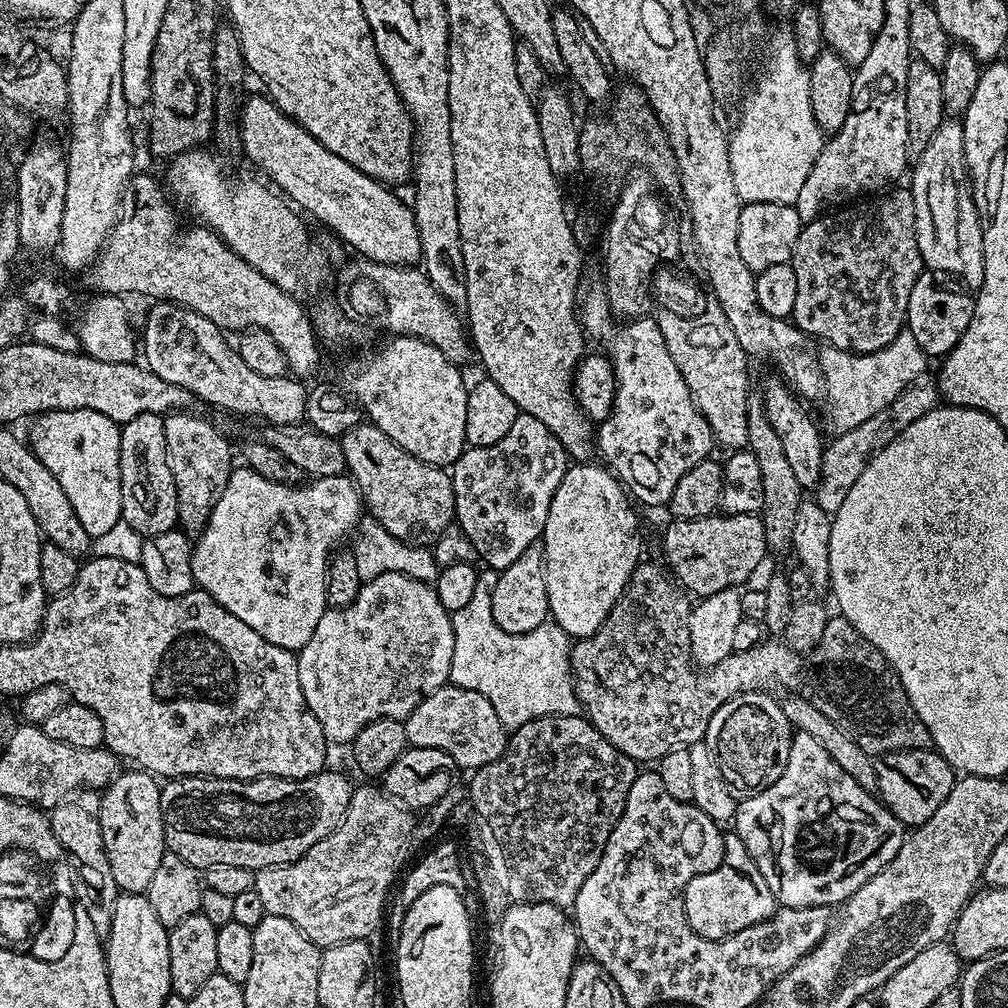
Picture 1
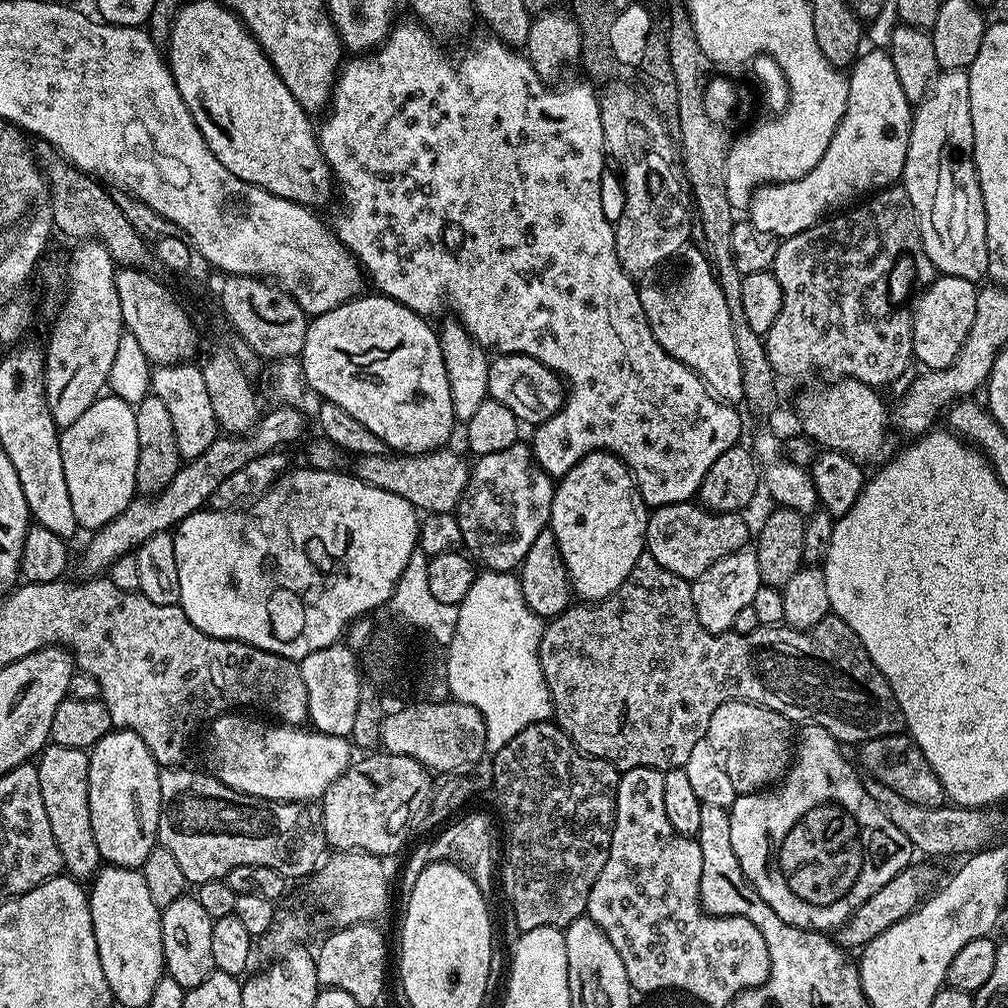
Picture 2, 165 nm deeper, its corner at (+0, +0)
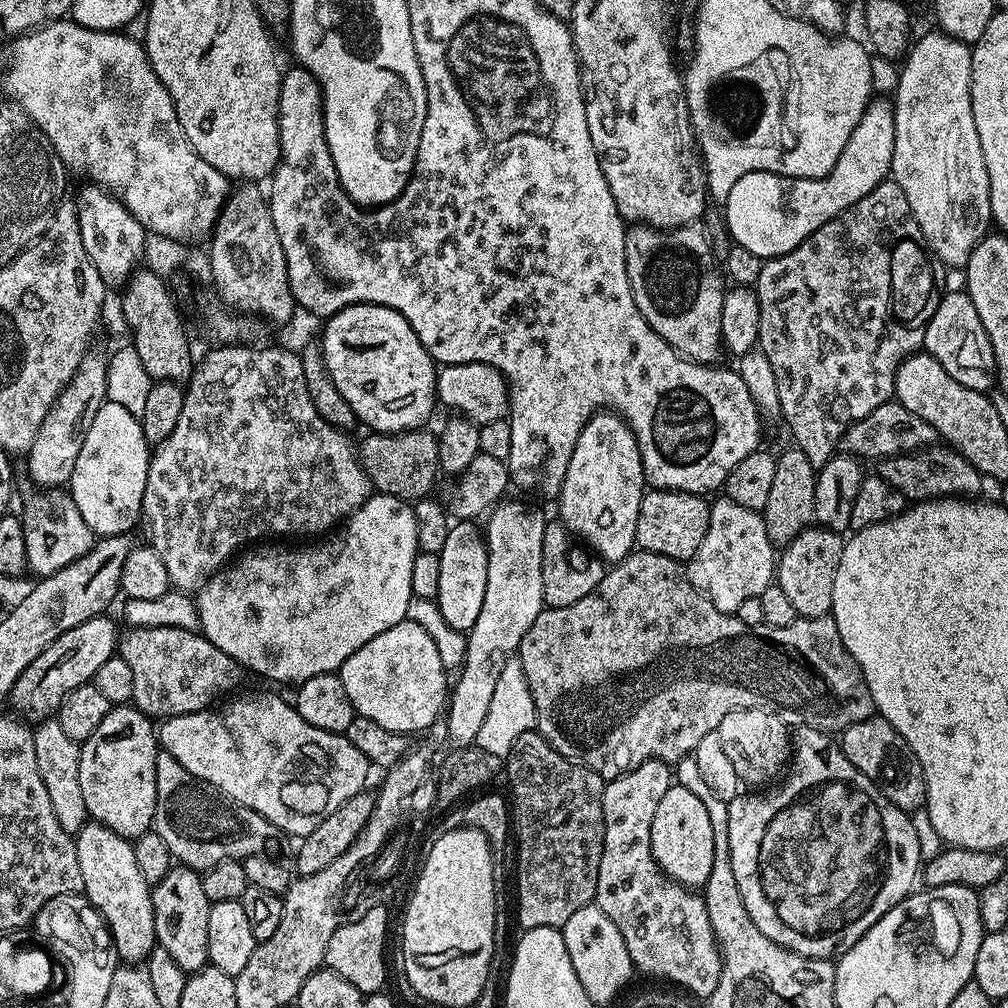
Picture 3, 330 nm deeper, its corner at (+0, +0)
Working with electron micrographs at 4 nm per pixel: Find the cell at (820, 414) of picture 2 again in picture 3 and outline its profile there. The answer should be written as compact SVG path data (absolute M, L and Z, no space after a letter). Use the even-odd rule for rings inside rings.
M932 446L927 450L910 452L908 455L891 456L881 459L878 466L878 475L893 488L894 491L904 495L905 501L923 502L926 500L941 500L944 496L955 496L957 498L976 498L986 485L985 477L966 458L962 458L959 452L947 446Z

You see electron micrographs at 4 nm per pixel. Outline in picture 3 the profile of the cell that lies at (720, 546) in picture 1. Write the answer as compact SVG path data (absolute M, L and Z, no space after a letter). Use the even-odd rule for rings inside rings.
M652 488L645 491L642 506L638 510L636 542L645 552L662 554L666 558L687 562L692 559L698 546L702 546L702 538L706 538L709 526L710 504L704 496Z

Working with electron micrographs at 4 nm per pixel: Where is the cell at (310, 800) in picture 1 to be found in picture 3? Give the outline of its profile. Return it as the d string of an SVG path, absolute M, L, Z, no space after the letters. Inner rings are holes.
M169 752L156 754L154 830L166 842L173 861L203 874L223 860L243 862L247 856L276 854L282 833L269 820L241 804L233 804L205 780L196 780Z

